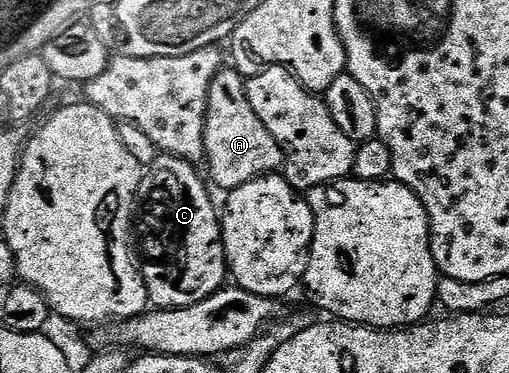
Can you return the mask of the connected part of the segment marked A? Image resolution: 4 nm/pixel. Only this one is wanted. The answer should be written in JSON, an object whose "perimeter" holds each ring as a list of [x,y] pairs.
{"perimeter":[[[221,68],[214,76],[208,93],[208,111],[204,117],[204,158],[206,163],[208,162],[207,177],[210,182],[212,177],[211,185],[216,185],[218,189],[224,190],[223,192],[237,190],[239,186],[250,184],[250,180],[255,178],[266,178],[275,174],[284,164],[284,153],[278,140],[274,140],[274,136],[266,132],[266,124],[262,124],[254,108],[250,108],[244,87],[245,81],[245,75],[238,73],[235,68]]]}

